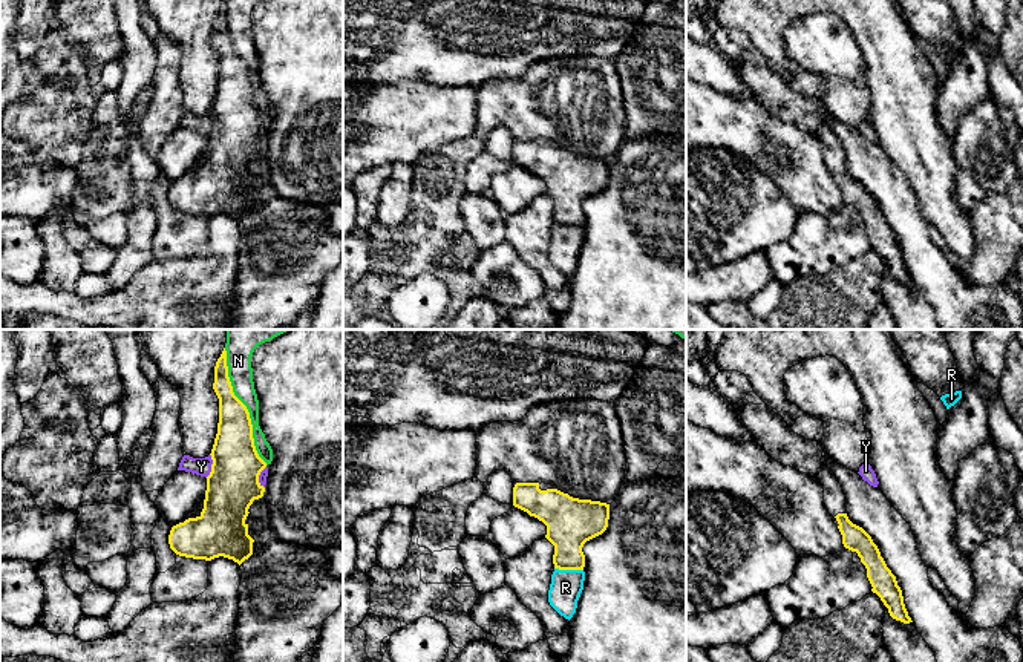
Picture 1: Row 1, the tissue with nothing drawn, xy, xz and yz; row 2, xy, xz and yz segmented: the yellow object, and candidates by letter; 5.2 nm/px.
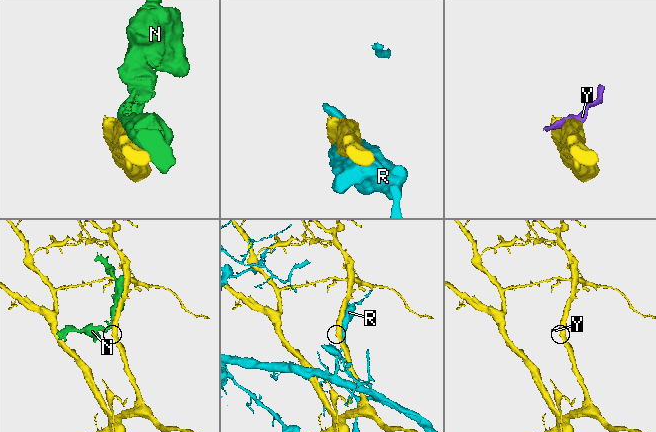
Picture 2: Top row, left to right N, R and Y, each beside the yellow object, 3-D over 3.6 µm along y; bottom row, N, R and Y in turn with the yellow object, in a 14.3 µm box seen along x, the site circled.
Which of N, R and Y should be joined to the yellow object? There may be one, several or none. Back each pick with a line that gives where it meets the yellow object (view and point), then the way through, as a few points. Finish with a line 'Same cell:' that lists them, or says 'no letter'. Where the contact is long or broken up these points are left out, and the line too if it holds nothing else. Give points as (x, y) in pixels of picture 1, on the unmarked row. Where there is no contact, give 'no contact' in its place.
Same cell: no letter

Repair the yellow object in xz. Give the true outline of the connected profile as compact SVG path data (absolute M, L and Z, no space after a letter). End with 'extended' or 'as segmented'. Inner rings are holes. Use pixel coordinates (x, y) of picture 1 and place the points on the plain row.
M516 139L512 162L547 182L545 195L554 202L553 221L559 227L583 227L583 201L602 192L610 176L610 161L573 155L545 139Z; extended

